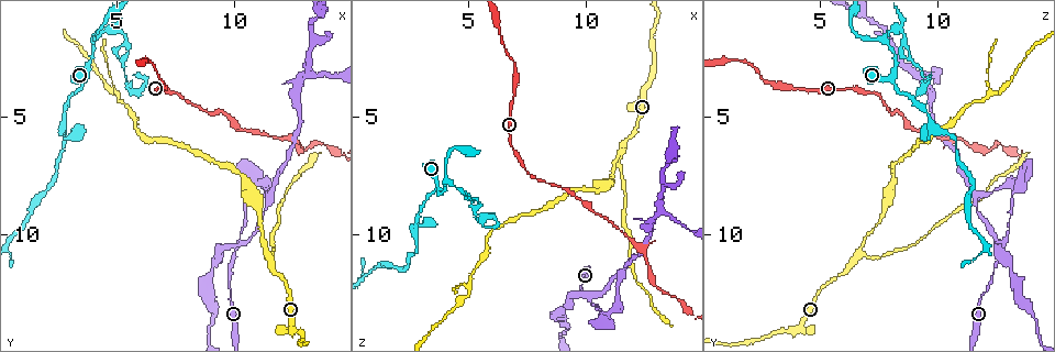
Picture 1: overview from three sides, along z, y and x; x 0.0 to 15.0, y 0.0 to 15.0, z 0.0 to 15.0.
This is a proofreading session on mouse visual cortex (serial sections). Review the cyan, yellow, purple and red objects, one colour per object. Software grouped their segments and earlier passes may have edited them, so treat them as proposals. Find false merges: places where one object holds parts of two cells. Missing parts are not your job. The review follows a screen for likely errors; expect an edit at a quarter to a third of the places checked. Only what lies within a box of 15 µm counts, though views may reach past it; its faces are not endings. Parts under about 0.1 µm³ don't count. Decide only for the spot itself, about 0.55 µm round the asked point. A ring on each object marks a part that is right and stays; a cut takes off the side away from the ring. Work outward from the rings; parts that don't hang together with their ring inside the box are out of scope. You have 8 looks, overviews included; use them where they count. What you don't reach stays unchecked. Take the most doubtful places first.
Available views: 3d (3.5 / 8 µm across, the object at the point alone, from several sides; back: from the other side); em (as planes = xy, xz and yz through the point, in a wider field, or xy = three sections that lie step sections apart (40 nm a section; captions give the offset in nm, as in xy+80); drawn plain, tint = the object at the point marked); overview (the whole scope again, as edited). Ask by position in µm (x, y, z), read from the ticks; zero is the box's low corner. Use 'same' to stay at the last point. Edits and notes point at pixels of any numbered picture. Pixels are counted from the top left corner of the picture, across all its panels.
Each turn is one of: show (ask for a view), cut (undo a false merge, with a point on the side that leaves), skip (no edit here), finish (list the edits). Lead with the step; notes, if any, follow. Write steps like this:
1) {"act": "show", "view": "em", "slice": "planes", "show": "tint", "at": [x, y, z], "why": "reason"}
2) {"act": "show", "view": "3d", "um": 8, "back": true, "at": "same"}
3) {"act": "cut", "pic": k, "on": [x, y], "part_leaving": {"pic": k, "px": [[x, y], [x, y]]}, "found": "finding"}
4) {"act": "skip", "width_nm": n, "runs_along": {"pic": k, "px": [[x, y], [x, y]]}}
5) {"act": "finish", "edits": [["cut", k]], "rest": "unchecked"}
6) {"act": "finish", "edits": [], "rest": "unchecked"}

{"act": "show", "view": "3d", "um": 3.5, "at": [10.1, 10.6, 12.7], "why": "thin arm on a thick one"}

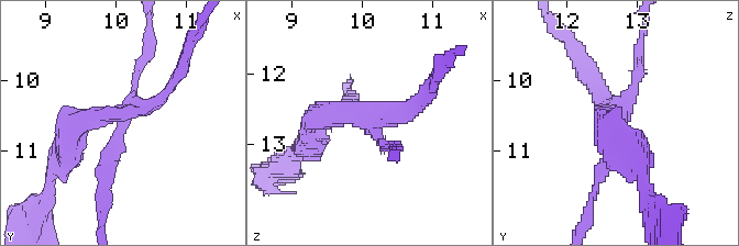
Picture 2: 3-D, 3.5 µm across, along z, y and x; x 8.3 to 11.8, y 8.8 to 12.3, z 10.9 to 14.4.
{"act": "show", "view": "em", "slice": "xy", "step": 2, "show": "tint", "at": [10.05, 10.65, 12.75], "arms": 4, "arm_widths_nm": [150, 200, 200, 350], "why": "shape alone is not enough"}

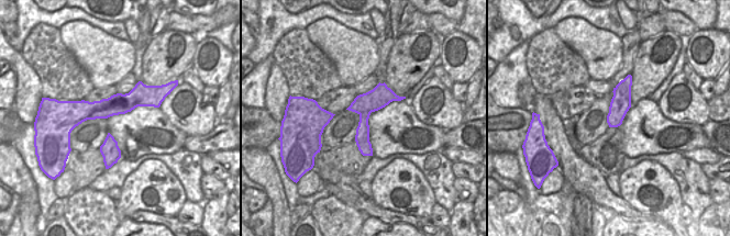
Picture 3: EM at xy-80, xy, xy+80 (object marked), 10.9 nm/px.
{"act": "cut", "pic": 2, "on": [88, 112], "width_nm": 240, "part_leaving": {"pic": 2, "px": [[127, 111], [171, 88], [187, 44]]}, "found": "two cells meet here"}

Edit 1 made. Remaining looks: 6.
{"act": "show", "view": "3d", "um": 3.5, "at": [5.2, 1.6, 8.5]}

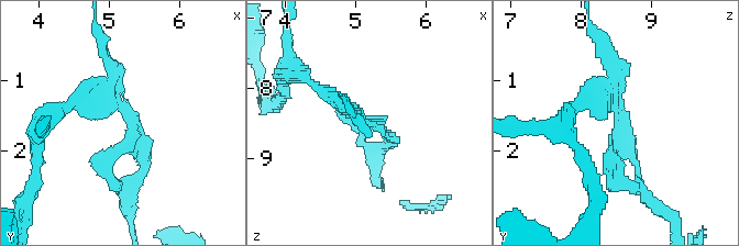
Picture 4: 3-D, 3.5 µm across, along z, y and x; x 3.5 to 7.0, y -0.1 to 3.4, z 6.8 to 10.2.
{"act": "show", "view": "em", "slice": "xy", "step": 3, "show": "plain", "at": [5.30, 1.60, 8.50]}

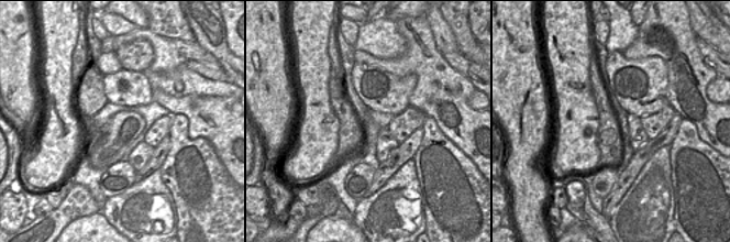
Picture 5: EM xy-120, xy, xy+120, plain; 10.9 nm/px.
{"act": "show", "view": "em", "slice": "xy", "step": 3, "show": "tint", "at": "same"}

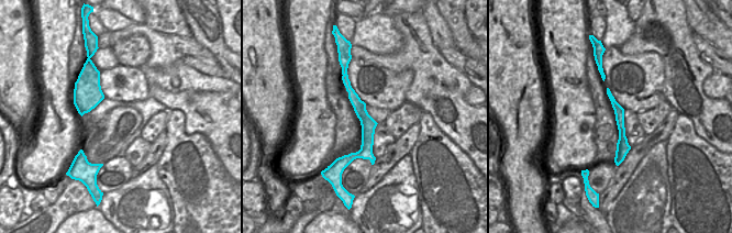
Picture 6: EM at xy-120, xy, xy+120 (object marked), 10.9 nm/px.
{"act": "cut", "pic": 4, "on": [101, 43], "width_nm": 170, "part_leaving": {"pic": 4, "px": [[120, 107], [133, 140], [107, 164], [117, 183]]}, "found": "two cells meet here"}

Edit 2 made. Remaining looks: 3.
{"act": "finish", "edits": [["cut", 2], ["cut", 4]], "rest": "unchecked"}

